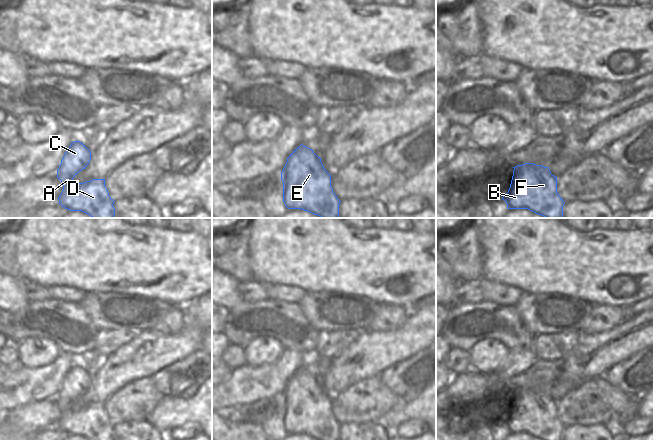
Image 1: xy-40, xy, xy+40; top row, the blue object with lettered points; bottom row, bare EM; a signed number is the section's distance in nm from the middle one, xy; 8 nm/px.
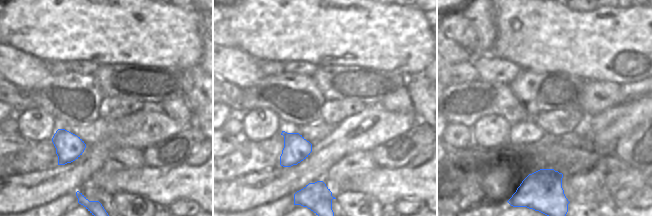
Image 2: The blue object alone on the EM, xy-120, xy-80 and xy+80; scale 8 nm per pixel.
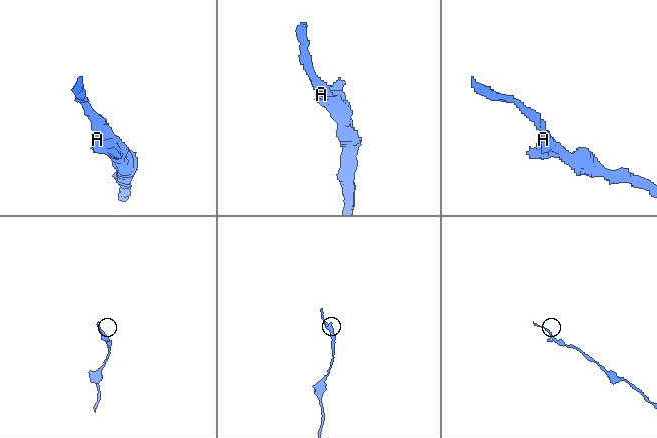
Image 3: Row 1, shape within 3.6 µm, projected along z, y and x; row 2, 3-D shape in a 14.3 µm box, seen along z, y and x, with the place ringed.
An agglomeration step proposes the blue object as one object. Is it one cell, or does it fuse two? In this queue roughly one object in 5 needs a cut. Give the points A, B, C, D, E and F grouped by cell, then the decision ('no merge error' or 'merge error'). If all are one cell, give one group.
A B C D E F; no merge error

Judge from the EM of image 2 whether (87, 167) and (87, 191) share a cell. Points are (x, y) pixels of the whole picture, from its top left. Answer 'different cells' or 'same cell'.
different cells

